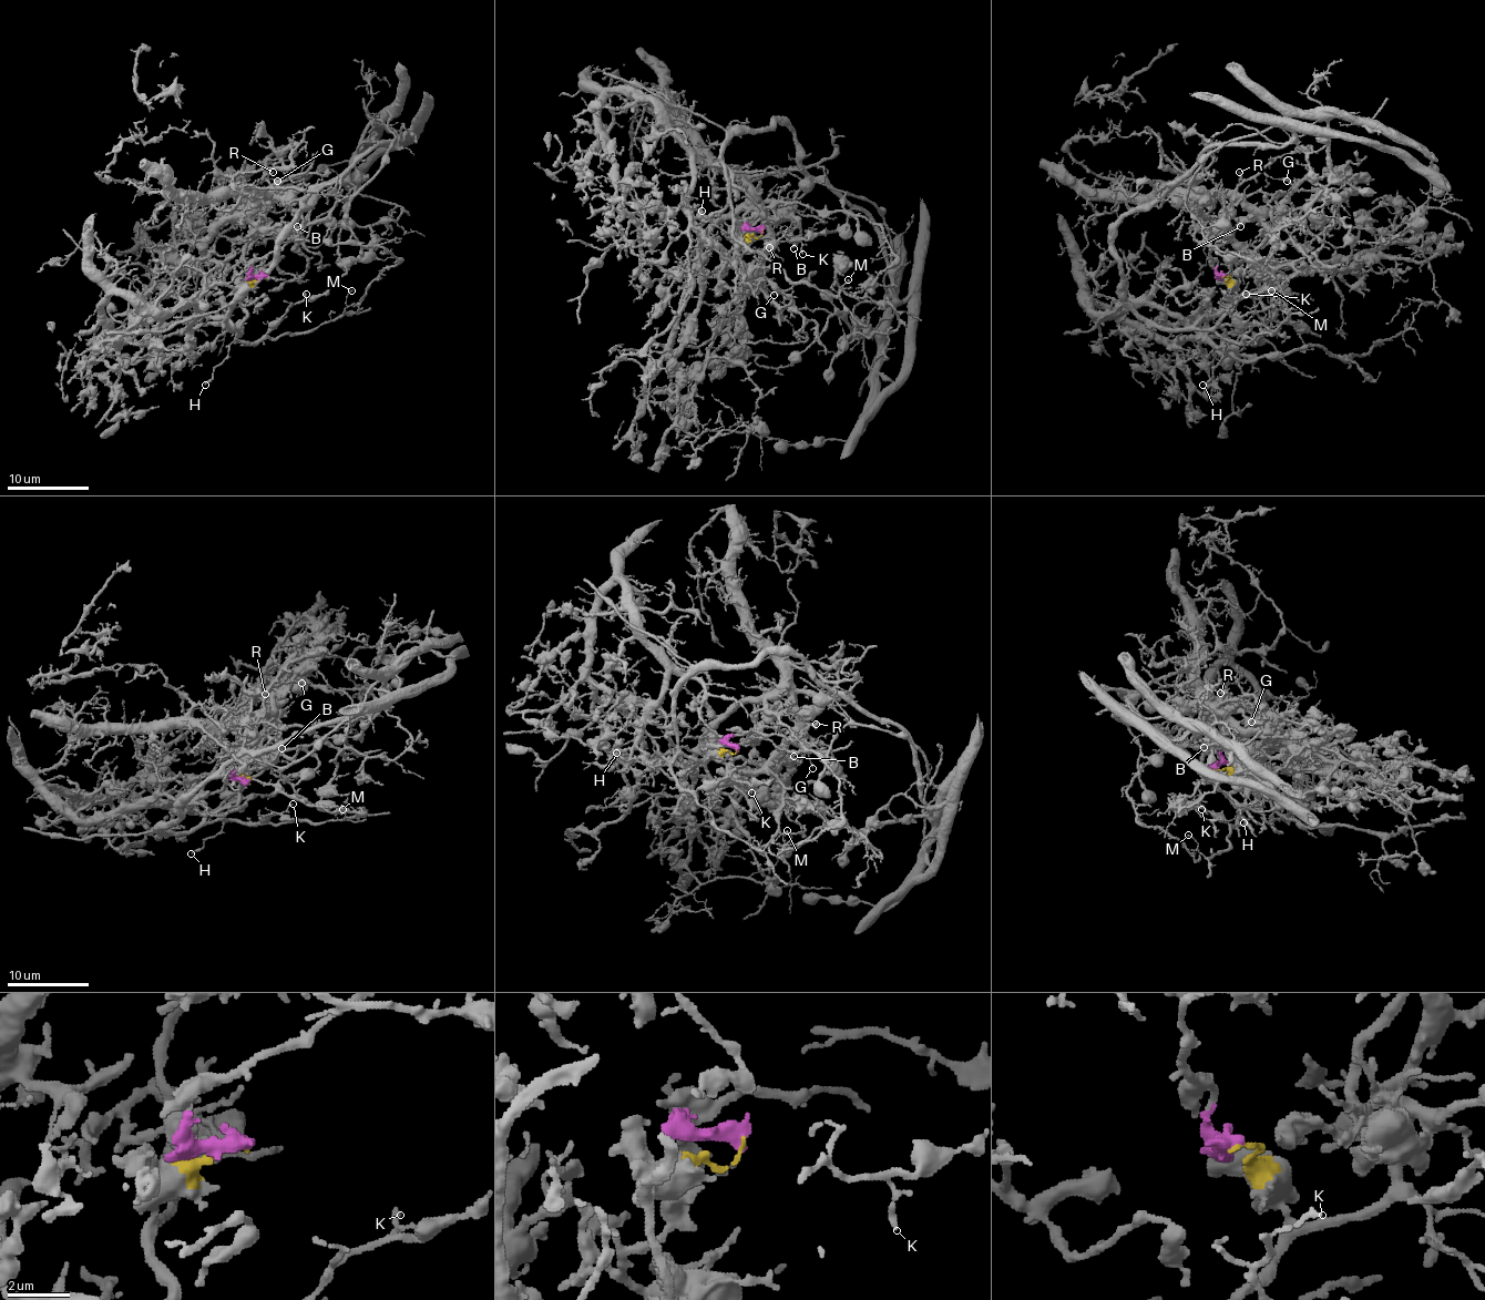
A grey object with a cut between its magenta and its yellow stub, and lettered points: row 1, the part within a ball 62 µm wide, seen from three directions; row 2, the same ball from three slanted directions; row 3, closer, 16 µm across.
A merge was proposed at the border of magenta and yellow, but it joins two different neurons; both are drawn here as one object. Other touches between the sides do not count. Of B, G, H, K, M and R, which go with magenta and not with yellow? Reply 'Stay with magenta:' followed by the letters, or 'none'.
Stay with magenta: B, G, R

